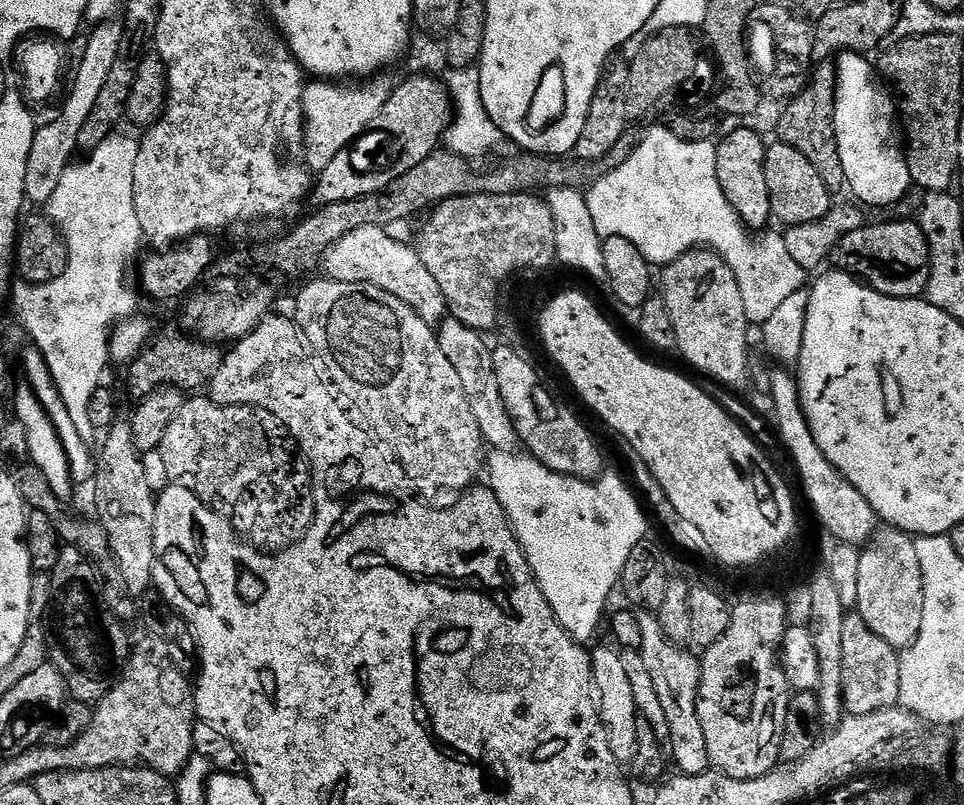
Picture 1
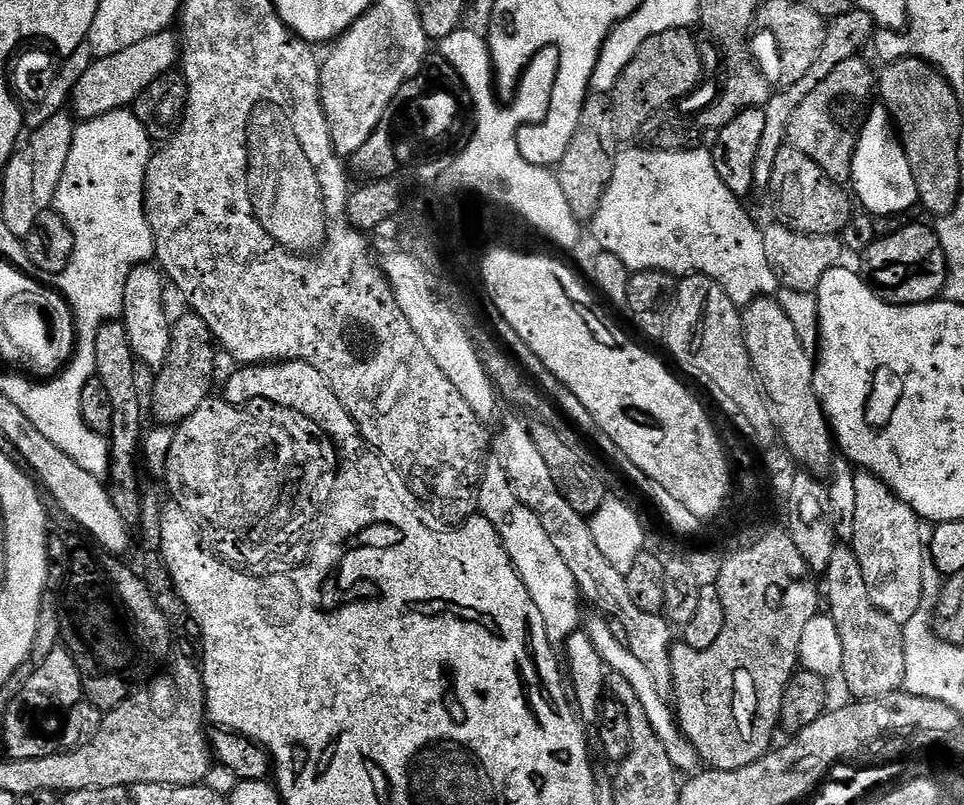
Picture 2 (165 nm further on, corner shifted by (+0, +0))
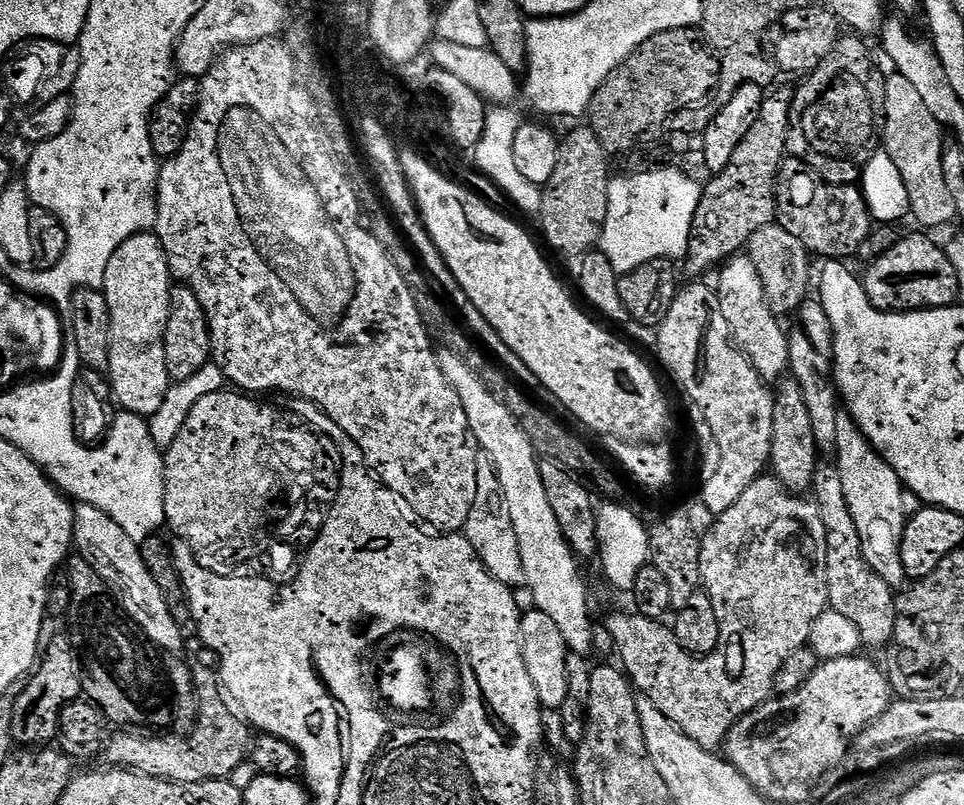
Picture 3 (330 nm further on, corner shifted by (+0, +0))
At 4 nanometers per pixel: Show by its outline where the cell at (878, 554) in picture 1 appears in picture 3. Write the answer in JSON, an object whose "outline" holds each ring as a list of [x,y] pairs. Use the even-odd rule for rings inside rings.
{"outline":[[[840,410],[837,414],[835,441],[837,444],[834,463],[838,472],[842,474],[842,490],[846,494],[846,506],[850,506],[854,526],[858,526],[858,542],[862,542],[862,554],[870,570],[874,570],[874,574],[878,574],[882,582],[886,582],[893,590],[899,589],[906,580],[900,553],[906,523],[906,511],[904,512],[906,489],[900,483],[894,469],[876,453],[875,446],[860,433],[860,427],[855,424],[847,411]]]}

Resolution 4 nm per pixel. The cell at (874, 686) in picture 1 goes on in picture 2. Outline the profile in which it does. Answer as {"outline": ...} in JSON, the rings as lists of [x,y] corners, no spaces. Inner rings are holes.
{"outline":[[[837,546],[834,550],[830,566],[822,574],[822,592],[826,597],[827,611],[834,618],[834,626],[838,626],[838,635],[842,638],[842,681],[853,692],[853,697],[856,700],[881,700],[886,694],[901,691],[906,678],[902,626],[894,622],[894,618],[882,614],[882,610],[870,602],[870,594],[866,594],[866,580],[862,578],[862,568],[858,566],[858,558],[851,547]]]}

